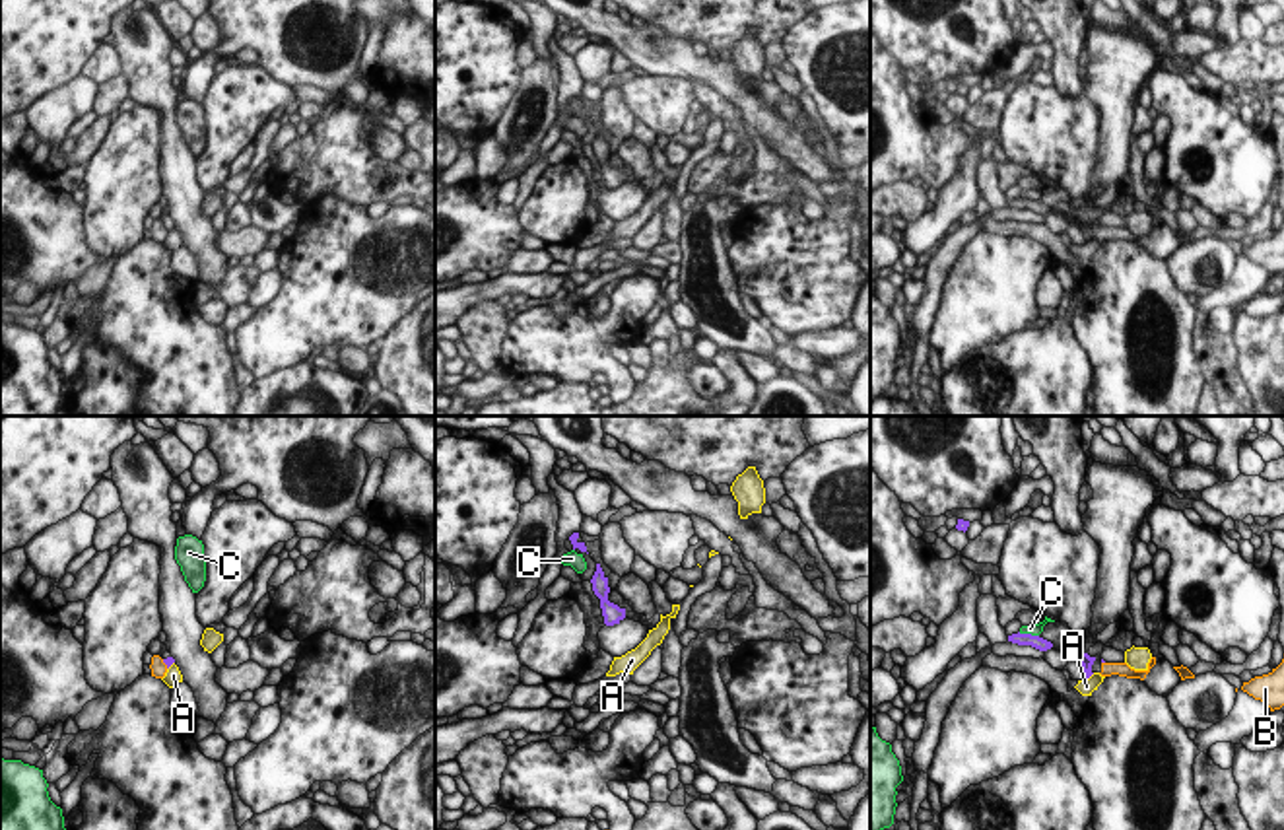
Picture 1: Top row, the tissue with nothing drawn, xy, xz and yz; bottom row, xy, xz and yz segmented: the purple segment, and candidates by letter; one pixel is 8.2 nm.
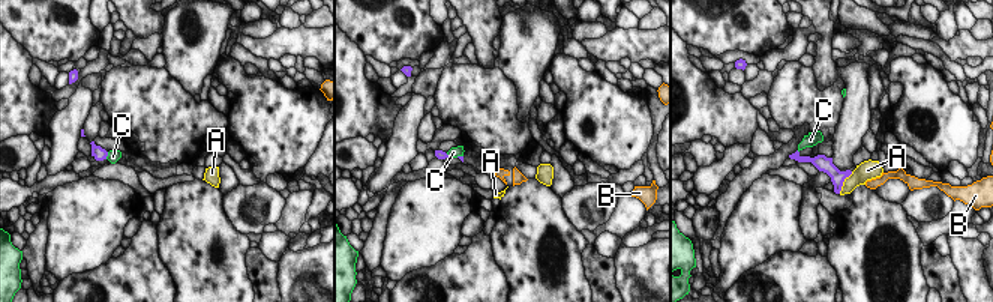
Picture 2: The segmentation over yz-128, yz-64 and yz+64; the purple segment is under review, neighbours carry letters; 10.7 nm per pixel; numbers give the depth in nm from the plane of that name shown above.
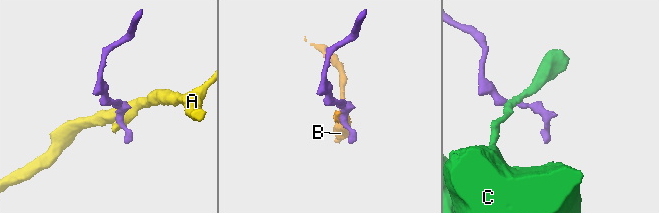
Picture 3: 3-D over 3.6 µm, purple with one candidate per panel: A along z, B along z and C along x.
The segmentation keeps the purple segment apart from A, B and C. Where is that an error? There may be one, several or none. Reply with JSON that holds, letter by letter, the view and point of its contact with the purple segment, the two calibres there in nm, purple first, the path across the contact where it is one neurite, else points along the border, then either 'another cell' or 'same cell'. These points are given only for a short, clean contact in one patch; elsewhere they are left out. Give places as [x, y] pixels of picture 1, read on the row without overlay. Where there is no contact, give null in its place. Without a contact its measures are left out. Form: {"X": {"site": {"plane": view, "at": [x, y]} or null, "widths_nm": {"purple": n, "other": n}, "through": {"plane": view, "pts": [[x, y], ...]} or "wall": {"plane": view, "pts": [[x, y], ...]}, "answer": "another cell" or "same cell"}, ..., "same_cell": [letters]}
{"A": {"site": {"plane": "yz", "at": [1090, 240]}, "widths_nm": {"purple": 120, "other": 140}, "wall": {"plane": "yz", "pts": [[1094, 238], [1086, 243]]}, "answer": "another cell"}, "B": {"site": {"plane": "xy", "at": [164, 226]}, "widths_nm": {"purple": 70, "other": 130}, "wall": {"plane": "xy", "pts": [[162, 224], [168, 232]]}, "answer": "another cell"}, "C": {"site": {"plane": "yz", "at": [1028, 199]}, "widths_nm": {"purple": 100, "other": 100}, "wall": {"plane": "yz", "pts": [[1018, 197], [1038, 201]]}, "answer": "another cell"}, "same_cell": []}

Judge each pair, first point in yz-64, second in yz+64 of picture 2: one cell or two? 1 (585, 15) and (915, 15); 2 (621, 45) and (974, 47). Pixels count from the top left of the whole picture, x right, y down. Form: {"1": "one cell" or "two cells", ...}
{"1": "two cells", "2": "one cell"}

